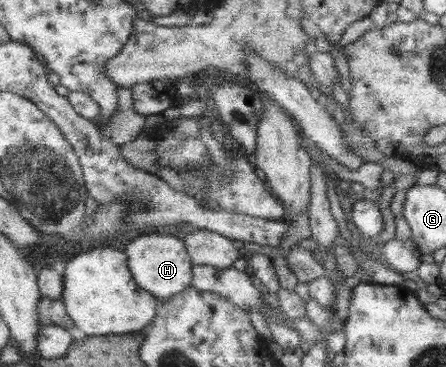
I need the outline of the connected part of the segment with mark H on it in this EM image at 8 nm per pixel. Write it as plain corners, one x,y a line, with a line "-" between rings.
143,235
127,241
123,247
128,256
128,265
136,282
159,300
172,298
188,289
193,281
193,261
185,242
173,235

